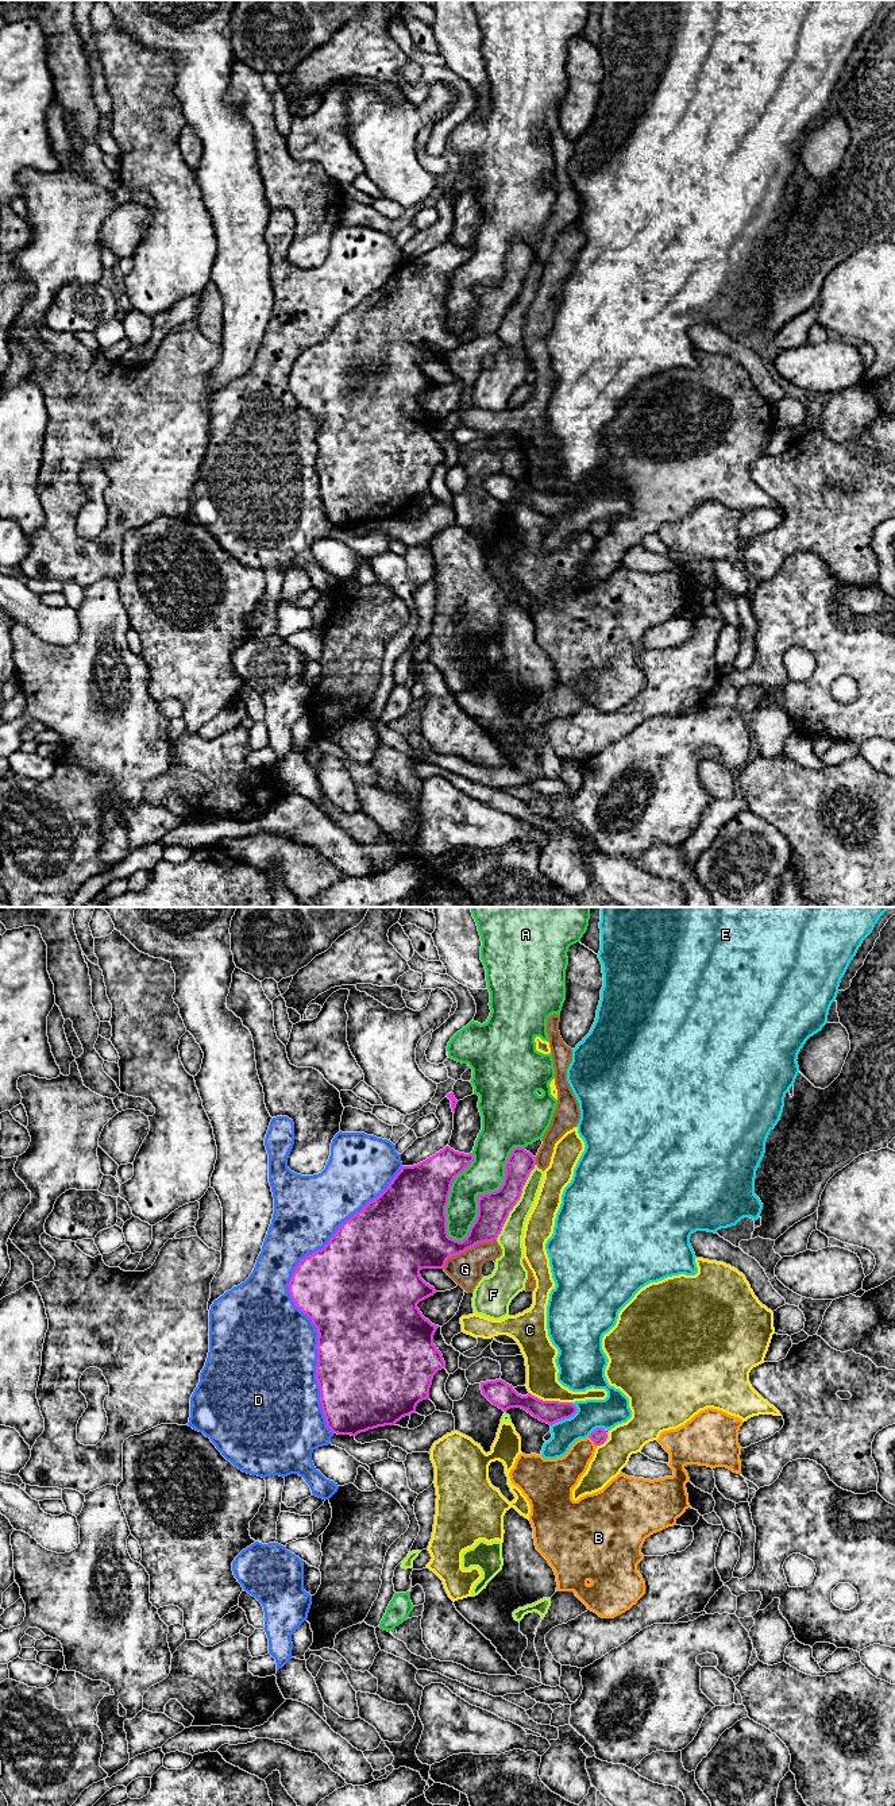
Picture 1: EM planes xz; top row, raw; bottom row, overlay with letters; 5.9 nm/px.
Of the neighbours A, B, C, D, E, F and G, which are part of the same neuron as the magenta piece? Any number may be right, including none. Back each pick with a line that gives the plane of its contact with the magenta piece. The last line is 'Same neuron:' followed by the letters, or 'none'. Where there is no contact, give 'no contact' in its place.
Same neuron: none

